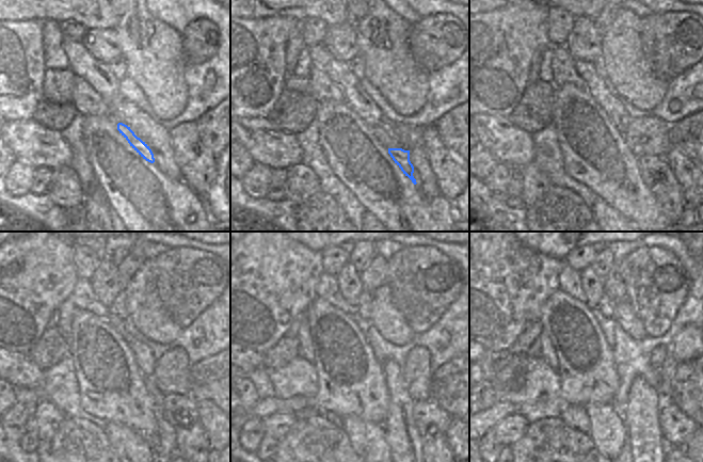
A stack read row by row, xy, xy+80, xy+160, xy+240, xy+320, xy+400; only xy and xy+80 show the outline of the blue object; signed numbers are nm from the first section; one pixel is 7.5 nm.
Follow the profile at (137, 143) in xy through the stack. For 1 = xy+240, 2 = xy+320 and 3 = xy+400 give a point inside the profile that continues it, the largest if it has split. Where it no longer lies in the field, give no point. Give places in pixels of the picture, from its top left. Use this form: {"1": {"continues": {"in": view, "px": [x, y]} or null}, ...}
{"1": {"continues": {"in": "xy+240", "px": [178, 410]}}, "2": {"continues": {"in": "xy+320", "px": [430, 419]}}, "3": {"continues": {"in": "xy+400", "px": [676, 428]}}}

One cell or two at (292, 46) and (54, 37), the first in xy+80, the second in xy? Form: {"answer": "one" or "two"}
{"answer": "one"}

